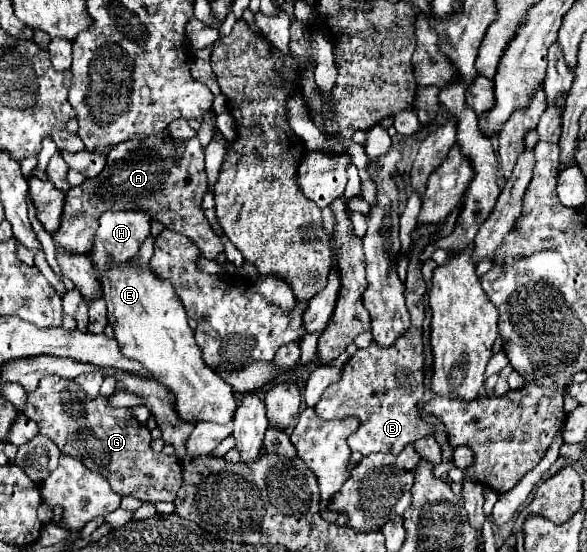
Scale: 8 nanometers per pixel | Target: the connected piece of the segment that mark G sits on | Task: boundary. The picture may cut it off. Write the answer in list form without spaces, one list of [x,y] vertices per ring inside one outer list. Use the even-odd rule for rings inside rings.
[[[44,375],[38,387],[26,395],[24,411],[28,419],[36,421],[40,433],[50,437],[64,455],[76,457],[88,469],[104,475],[118,495],[132,495],[148,503],[174,501],[182,485],[178,459],[176,455],[152,451],[148,427],[140,425],[130,409],[112,407],[108,405],[108,397],[102,395],[88,399],[74,381]]]

